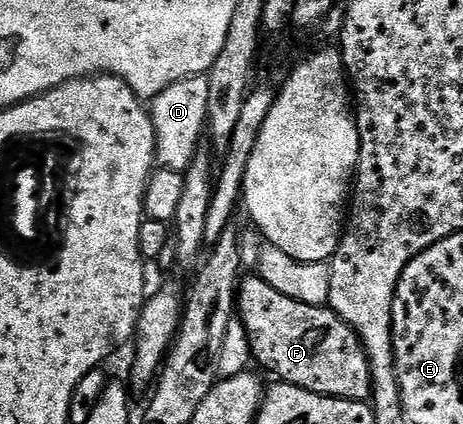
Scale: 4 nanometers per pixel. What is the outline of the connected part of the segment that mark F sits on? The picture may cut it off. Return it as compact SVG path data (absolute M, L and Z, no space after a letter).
M258 274L246 276L237 284L235 312L245 328L252 361L256 365L260 364L265 371L272 372L276 381L304 388L313 394L342 400L370 401L371 367L359 335L330 306L294 300L281 294L281 290L273 290L273 286L269 286L269 282L265 282Z

